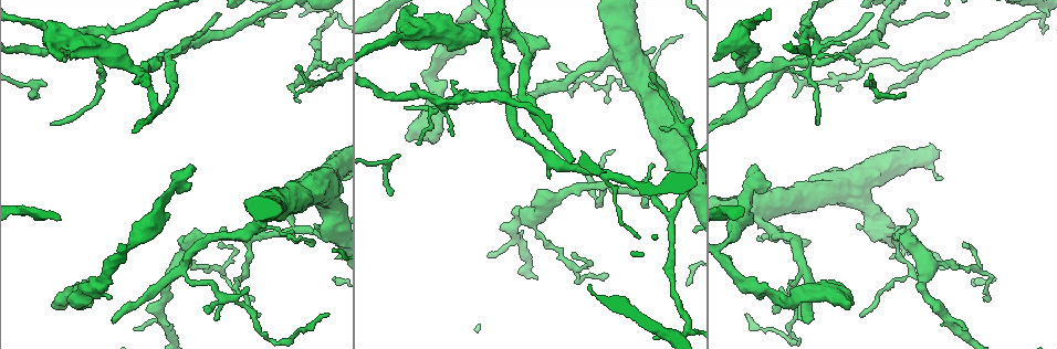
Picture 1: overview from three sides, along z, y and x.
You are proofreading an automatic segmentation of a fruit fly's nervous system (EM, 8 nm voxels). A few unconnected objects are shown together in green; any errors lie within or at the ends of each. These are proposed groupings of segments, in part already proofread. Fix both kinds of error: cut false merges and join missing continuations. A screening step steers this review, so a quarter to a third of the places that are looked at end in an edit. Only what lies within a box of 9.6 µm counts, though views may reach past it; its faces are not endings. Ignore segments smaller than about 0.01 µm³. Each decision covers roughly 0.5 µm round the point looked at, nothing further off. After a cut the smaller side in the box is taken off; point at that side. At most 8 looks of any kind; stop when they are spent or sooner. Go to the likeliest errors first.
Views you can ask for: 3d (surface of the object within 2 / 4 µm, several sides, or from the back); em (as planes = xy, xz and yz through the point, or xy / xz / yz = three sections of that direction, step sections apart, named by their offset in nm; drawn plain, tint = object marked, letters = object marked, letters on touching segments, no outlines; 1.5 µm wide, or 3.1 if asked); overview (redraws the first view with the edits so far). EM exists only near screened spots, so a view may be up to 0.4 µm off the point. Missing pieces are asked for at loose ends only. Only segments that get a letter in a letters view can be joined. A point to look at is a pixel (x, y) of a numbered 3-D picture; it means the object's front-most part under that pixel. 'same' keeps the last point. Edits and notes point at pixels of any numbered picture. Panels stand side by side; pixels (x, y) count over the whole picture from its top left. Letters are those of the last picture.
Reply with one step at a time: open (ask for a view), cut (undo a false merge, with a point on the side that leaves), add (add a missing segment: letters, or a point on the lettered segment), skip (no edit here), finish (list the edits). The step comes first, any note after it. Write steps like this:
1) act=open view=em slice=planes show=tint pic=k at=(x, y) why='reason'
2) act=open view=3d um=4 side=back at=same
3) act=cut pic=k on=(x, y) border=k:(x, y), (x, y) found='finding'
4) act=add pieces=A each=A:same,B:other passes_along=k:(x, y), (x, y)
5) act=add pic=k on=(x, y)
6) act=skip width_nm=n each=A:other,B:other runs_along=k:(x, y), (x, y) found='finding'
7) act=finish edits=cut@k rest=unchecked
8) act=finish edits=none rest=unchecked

act=open view=em um=3.1 slice=yz step=8 show=tint pic=1 at=(494, 37) why='looks like a crossing'

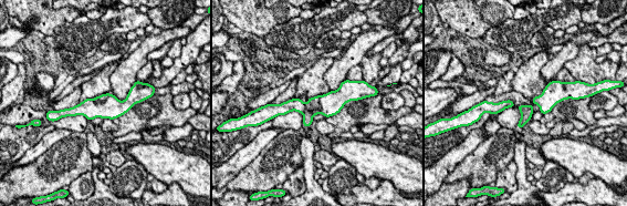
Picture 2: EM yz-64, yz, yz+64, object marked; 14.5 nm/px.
act=open view=em um=3.1 slice=xz step=16 show=tint at=same why='another direction'

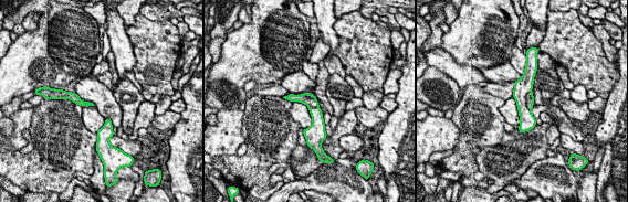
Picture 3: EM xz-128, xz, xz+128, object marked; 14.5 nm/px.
act=open view=em um=3.1 slice=xz step=16 show=letters at=same

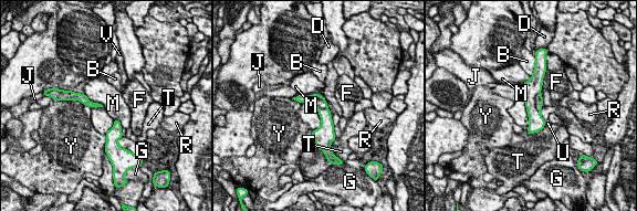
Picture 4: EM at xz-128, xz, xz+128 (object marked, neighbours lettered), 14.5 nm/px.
act=cut pic=4 on=(531, 87) each=B:other,D:other,F:other,G:other,J:other,M:other,R:other,T:other,U:other,V:other,Y:other found='a second neuron is stuck on'

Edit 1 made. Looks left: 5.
act=open view=overview

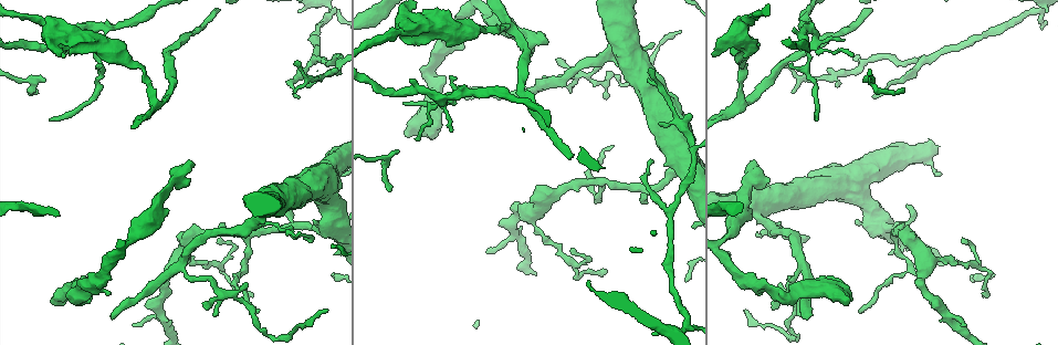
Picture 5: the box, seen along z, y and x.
act=open view=3d um=4 pic=5 at=(813, 315) why='free end'

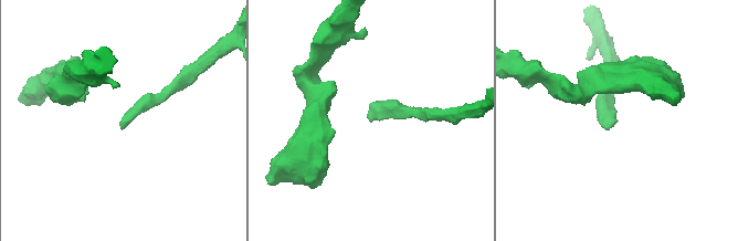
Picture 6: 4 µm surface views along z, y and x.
act=open view=em slice=planes show=plain pic=6 at=(615, 119) why='shape alone is not enough'

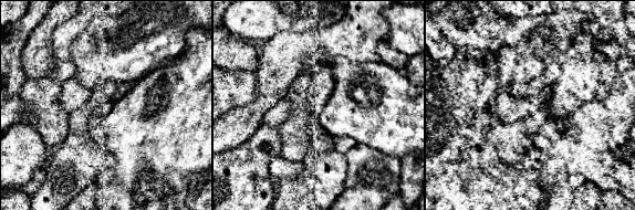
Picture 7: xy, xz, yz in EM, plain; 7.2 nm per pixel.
act=open view=em slice=planes show=letters at=same why='see the neighbours'

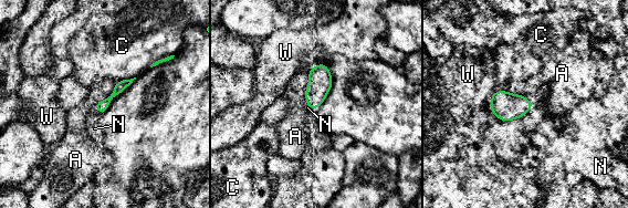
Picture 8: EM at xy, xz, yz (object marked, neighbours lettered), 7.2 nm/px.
act=add pieces=N longest_contact=A:240nm each=A:other,C:other,N:same,W:other found='it goes on there'

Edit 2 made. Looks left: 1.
act=open view=em slice=planes show=letters pic=5 at=(1041, 9) why='calibre changes'

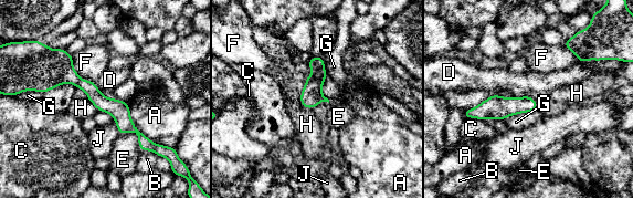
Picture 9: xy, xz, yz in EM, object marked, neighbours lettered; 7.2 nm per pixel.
act=skip each=A:other,B:other,C:other,D:other,E:other,F:other,G:other,H:other,J:other border=9:(527, 94), (513, 96) found='all the same neuron'

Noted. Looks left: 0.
act=finish edits=cut@4,add@8 rest=unchecked

